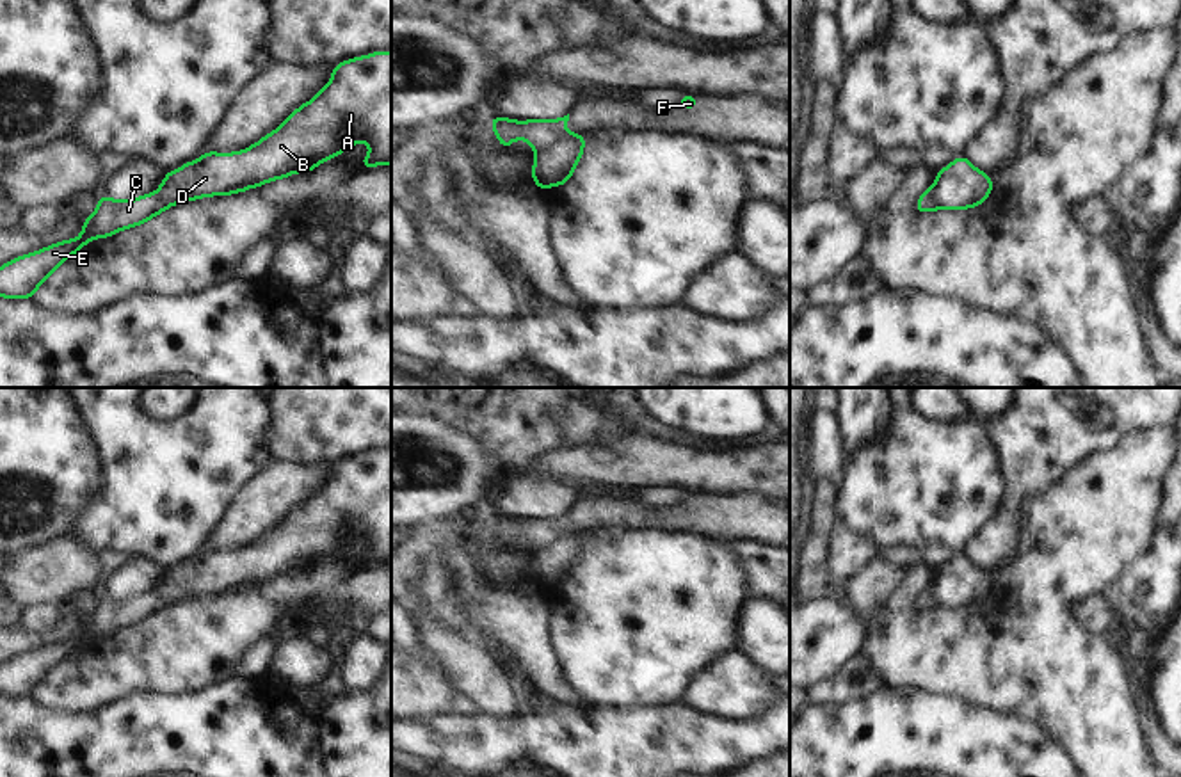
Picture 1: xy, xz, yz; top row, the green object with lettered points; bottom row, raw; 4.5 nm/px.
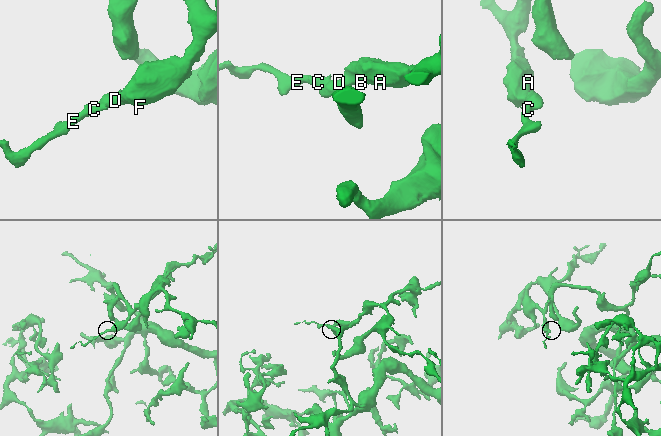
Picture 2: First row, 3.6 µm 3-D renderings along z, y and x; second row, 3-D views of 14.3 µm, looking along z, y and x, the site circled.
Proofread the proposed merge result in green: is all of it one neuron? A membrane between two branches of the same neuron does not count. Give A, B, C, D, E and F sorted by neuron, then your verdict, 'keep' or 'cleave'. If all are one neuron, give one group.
A B D F / C E; cleave

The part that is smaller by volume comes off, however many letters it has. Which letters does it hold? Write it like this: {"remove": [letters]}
{"remove": ["C", "E"]}

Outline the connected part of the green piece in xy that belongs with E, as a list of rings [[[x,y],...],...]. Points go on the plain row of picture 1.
[[[155,590],[130,599],[114,599],[101,592],[94,612],[84,619],[84,628],[76,638],[62,638],[0,665],[0,695],[32,697],[43,679],[89,638],[144,622],[169,605],[173,603]]]

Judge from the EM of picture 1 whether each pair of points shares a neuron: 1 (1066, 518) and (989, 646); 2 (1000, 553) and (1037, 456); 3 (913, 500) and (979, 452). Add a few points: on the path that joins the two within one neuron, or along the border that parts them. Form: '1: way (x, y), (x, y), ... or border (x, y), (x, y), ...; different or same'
1: way (1066, 550), (1064, 560), (1021, 614); same
2: way (1005, 528), (1025, 480); same
3: way (929, 486), (941, 482), (963, 461); same

